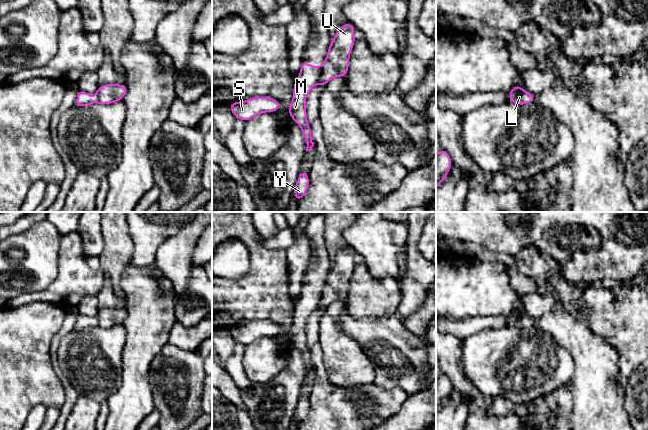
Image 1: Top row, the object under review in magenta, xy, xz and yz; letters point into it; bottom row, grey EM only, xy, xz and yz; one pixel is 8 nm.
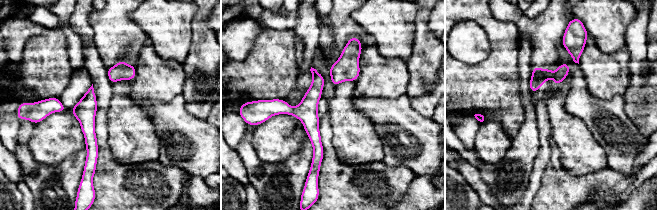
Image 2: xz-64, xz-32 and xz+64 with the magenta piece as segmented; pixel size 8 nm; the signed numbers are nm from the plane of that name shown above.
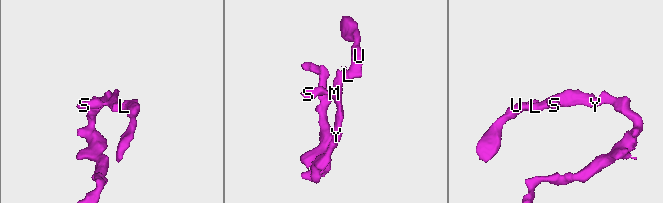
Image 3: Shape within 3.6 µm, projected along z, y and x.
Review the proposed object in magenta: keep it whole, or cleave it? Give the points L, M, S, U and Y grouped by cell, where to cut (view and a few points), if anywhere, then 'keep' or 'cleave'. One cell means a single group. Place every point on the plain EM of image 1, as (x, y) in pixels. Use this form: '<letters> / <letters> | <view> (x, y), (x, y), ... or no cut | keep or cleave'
L U / M S Y | xz (323, 288), (317, 307) | cleave

